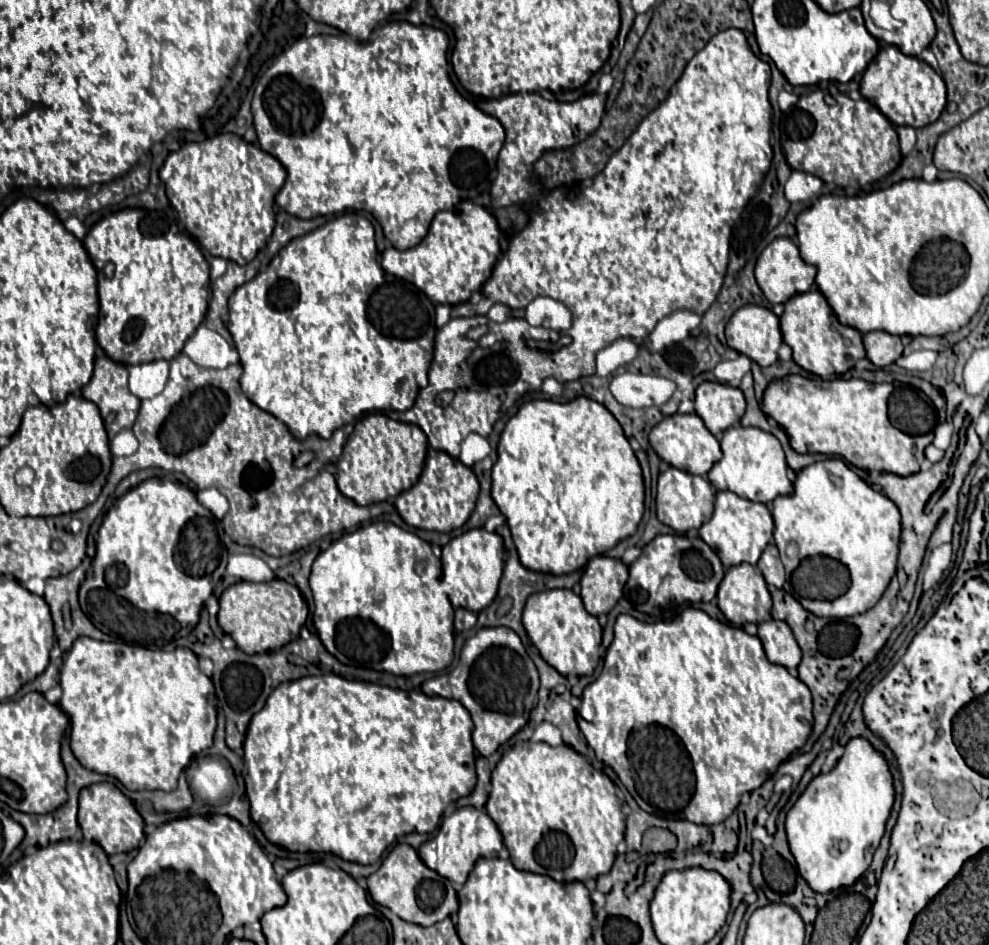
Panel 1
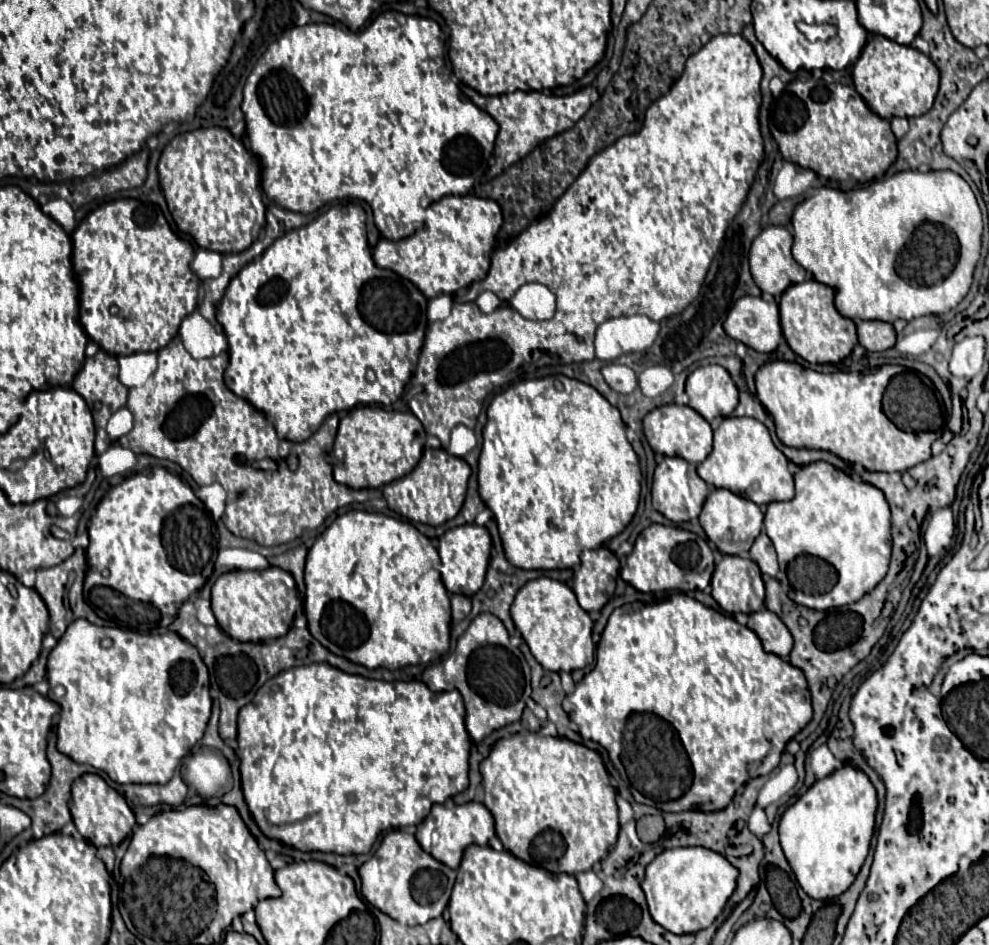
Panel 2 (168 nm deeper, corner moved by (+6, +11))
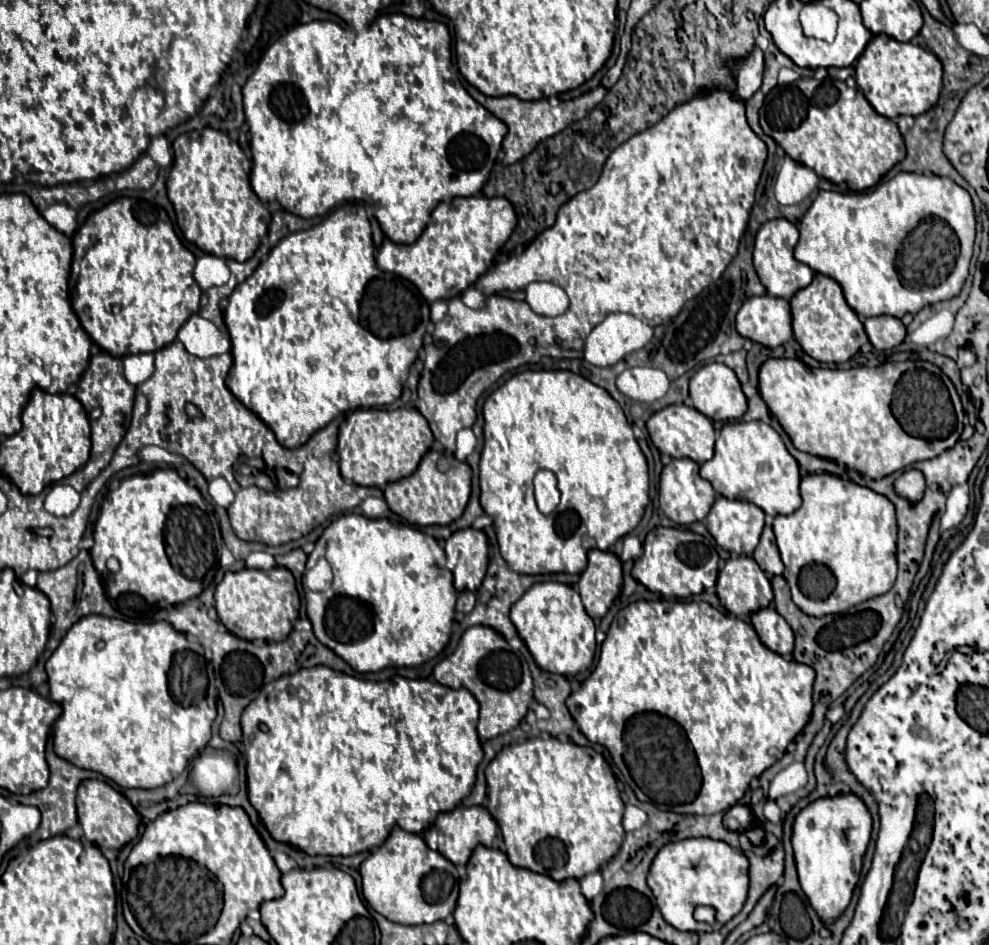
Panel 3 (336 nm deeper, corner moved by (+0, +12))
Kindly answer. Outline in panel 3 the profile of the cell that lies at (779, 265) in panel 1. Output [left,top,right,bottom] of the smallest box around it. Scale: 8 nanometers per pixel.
[753,219,813,299]

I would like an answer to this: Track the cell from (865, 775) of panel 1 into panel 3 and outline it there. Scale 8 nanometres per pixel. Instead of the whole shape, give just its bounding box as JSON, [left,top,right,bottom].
[791,793,871,923]

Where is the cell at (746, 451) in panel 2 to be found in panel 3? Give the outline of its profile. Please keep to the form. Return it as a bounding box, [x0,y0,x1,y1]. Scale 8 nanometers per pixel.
[701,421,801,517]

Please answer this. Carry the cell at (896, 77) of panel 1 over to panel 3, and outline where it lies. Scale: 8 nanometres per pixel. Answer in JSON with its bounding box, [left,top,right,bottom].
[855,35,943,119]

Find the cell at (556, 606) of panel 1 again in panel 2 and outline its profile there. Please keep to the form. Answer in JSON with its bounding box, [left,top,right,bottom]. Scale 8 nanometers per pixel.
[511,578,596,672]

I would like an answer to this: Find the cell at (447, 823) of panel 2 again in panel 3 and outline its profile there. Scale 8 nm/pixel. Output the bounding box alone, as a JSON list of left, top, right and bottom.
[423,805,497,867]

